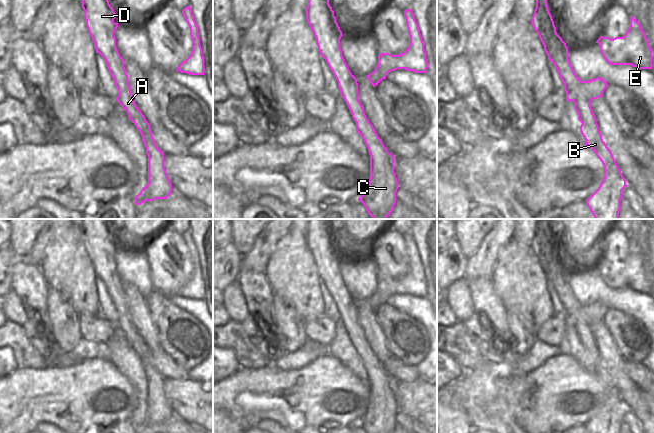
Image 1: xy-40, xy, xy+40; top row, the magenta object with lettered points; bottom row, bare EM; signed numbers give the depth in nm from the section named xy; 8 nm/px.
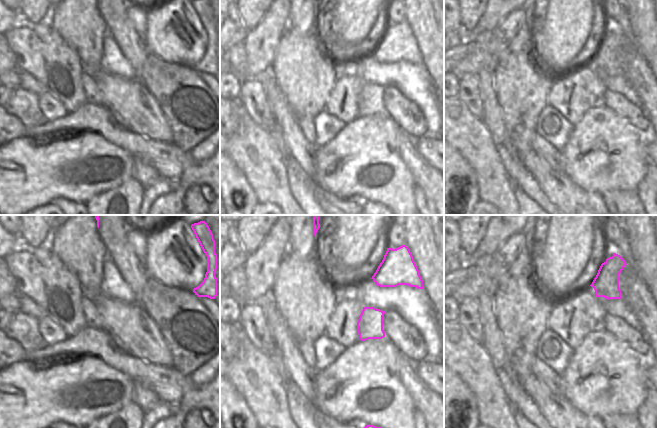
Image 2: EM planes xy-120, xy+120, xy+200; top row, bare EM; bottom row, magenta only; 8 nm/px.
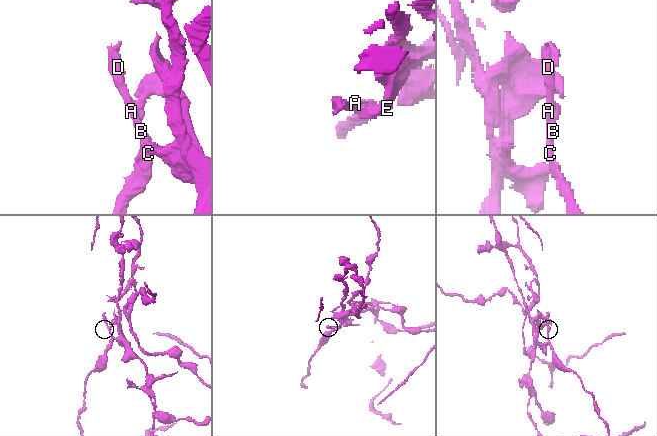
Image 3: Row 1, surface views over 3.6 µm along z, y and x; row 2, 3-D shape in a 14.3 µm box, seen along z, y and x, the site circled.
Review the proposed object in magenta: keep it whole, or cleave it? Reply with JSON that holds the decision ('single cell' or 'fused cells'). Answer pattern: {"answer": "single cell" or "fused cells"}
{"answer": "fused cells"}

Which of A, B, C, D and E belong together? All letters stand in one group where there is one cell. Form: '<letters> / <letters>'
A B C D / E

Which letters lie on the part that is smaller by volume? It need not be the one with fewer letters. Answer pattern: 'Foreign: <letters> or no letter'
Foreign: A, B, C, D

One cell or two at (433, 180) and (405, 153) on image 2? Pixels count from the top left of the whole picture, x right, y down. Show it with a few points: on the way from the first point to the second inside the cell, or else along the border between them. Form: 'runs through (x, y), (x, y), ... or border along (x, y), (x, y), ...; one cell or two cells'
runs through (426, 174), (412, 160); one cell

